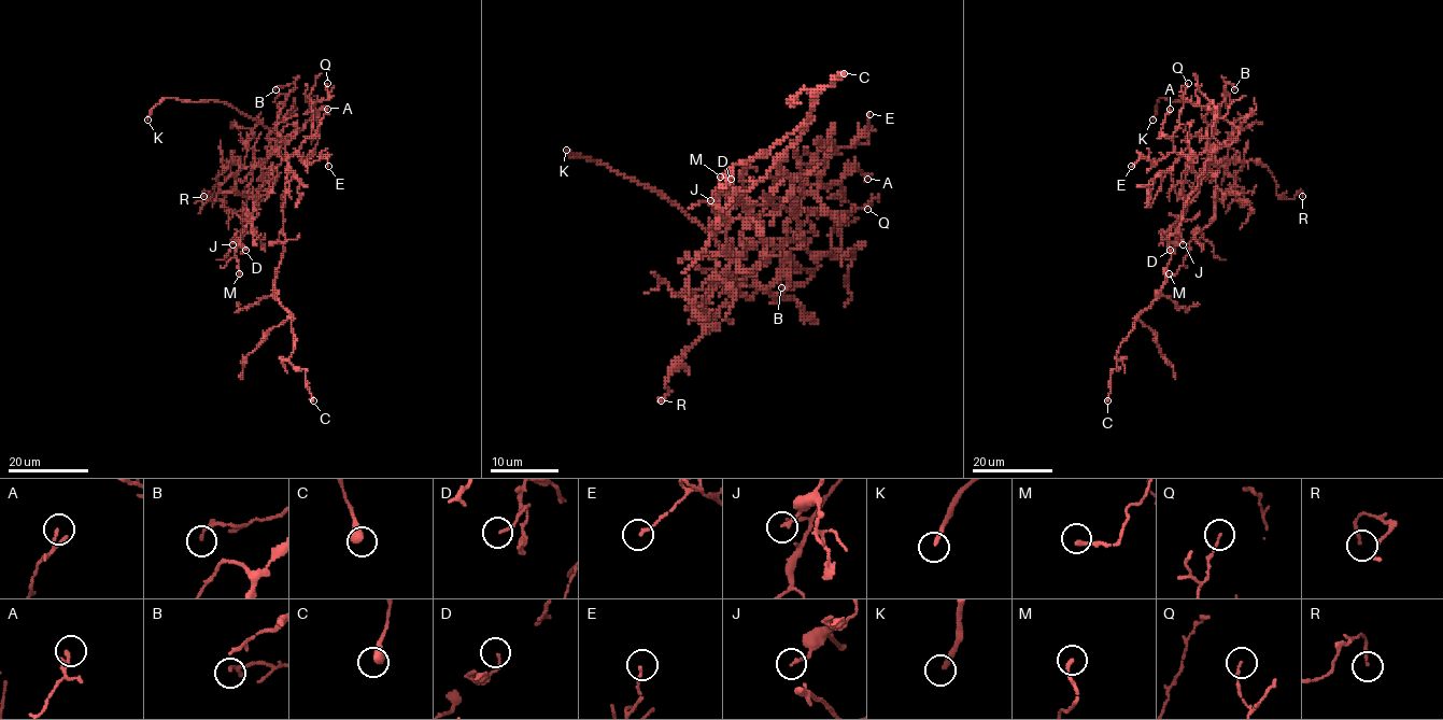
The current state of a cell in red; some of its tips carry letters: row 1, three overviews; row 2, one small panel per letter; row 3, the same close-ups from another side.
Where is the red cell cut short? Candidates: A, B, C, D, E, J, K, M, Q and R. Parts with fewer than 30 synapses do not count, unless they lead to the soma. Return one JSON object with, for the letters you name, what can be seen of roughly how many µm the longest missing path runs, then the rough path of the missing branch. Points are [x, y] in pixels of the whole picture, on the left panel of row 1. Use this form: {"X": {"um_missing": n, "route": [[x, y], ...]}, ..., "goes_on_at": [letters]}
{"K": {"um_missing": 60, "route": [[147, 120], [147, 125], [158, 132], [196, 87], [207, 50], [207, 9]]}, "goes_on_at": ["K"]}

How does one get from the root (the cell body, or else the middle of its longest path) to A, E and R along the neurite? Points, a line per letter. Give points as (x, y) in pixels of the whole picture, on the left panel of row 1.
A: (284, 193), (288, 161), (278, 150), (283, 160), (295, 154), (315, 133), (327, 109)
E: (284, 193), (288, 161), (278, 150), (283, 160), (298, 152), (302, 161), (312, 163), (325, 157), (328, 166)
R: (284, 193), (288, 161), (277, 150), (249, 166), (226, 160), (214, 194), (203, 196)

